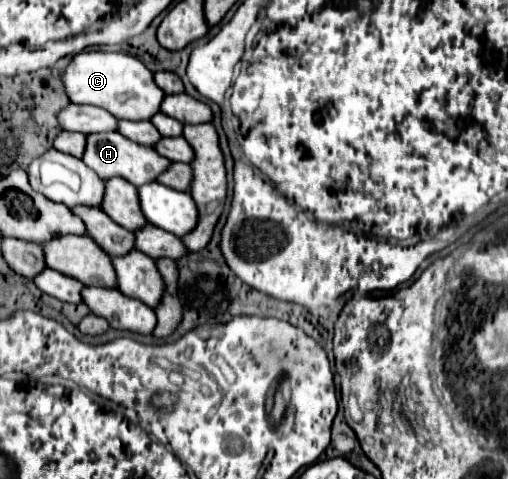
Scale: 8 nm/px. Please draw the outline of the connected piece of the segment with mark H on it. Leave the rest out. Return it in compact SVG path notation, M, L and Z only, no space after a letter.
M118 132L88 134L86 136L86 150L84 150L82 162L86 166L90 166L100 178L120 176L120 178L132 182L134 186L140 186L144 182L156 180L156 174L160 174L160 170L164 170L164 166L168 166L168 160L164 156L156 154L154 148L142 146L138 142L132 142L132 140L128 140L126 136L122 136Z

